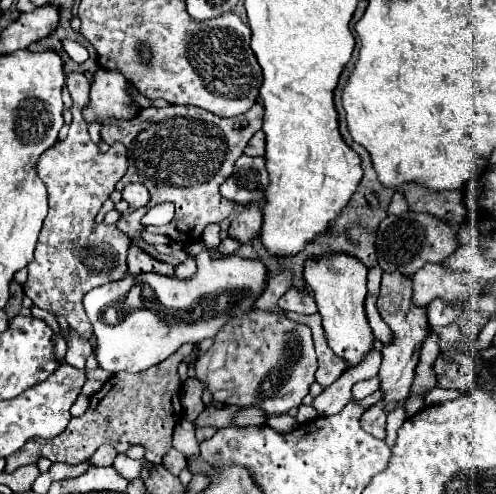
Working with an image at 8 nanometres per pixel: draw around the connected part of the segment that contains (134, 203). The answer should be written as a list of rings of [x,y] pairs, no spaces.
[[[128,184],[122,192],[122,198],[130,204],[130,208],[142,208],[148,204],[150,194],[142,184]]]

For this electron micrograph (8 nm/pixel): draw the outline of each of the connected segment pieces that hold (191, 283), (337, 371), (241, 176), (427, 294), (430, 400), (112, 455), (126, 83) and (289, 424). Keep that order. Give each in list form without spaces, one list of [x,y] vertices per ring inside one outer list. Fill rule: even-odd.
[[[202,252],[196,256],[196,263],[197,272],[194,278],[188,280],[178,280],[162,274],[128,274],[118,282],[94,288],[84,296],[84,310],[96,336],[92,354],[96,356],[100,368],[108,372],[142,372],[166,360],[184,342],[198,344],[204,338],[214,338],[214,334],[230,318],[252,312],[254,302],[258,300],[258,296],[262,296],[268,284],[268,268],[260,260],[248,260],[236,254],[212,260],[206,252]],[[136,282],[150,288],[148,308],[136,308],[132,312],[124,310],[122,320],[118,320],[116,324],[106,324],[102,320],[102,312],[110,306],[122,306],[126,294]],[[224,292],[232,292],[232,296],[222,300]]]
[[[284,312],[286,318],[298,322],[298,324],[306,324],[310,330],[312,330],[312,336],[314,336],[314,346],[316,346],[316,354],[318,354],[318,370],[316,370],[316,382],[320,386],[330,386],[332,382],[336,382],[342,372],[348,368],[346,362],[336,356],[332,352],[332,348],[328,346],[326,342],[326,334],[324,334],[324,328],[322,328],[322,318],[320,314],[314,314],[314,316],[306,316],[306,314],[296,314],[296,312]]]
[[[242,154],[236,162],[234,174],[220,186],[220,194],[242,206],[262,202],[268,188],[268,170],[264,158],[250,158]]]
[[[426,264],[418,270],[418,274],[412,276],[414,282],[414,302],[418,306],[430,304],[434,298],[446,298],[446,302],[458,302],[458,298],[470,298],[470,294],[478,294],[480,284],[470,278],[466,272],[452,272],[444,264]]]
[[[432,388],[428,394],[426,394],[426,404],[438,404],[438,402],[446,402],[450,398],[456,398],[458,392],[454,390],[442,390],[442,388]]]
[[[104,444],[90,458],[95,466],[112,466],[118,452],[110,444]]]
[[[100,68],[94,74],[92,86],[90,86],[90,100],[82,108],[82,116],[86,124],[100,122],[102,126],[110,120],[132,120],[142,110],[140,104],[134,100],[134,92],[138,88],[126,74],[120,70],[104,70]]]
[[[284,414],[284,416],[270,416],[268,420],[266,420],[266,424],[268,426],[272,426],[276,432],[292,432],[294,428],[298,428],[298,422],[296,422],[296,418],[292,418],[292,416],[288,416],[288,414]]]

